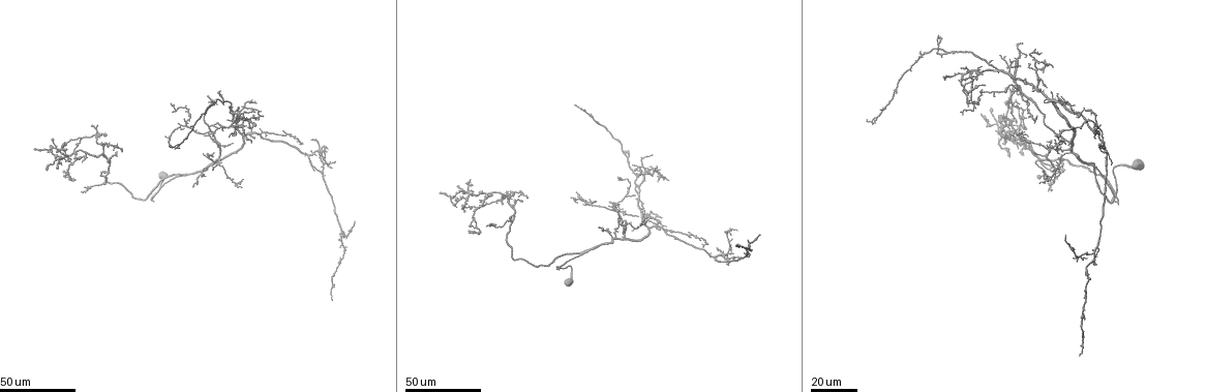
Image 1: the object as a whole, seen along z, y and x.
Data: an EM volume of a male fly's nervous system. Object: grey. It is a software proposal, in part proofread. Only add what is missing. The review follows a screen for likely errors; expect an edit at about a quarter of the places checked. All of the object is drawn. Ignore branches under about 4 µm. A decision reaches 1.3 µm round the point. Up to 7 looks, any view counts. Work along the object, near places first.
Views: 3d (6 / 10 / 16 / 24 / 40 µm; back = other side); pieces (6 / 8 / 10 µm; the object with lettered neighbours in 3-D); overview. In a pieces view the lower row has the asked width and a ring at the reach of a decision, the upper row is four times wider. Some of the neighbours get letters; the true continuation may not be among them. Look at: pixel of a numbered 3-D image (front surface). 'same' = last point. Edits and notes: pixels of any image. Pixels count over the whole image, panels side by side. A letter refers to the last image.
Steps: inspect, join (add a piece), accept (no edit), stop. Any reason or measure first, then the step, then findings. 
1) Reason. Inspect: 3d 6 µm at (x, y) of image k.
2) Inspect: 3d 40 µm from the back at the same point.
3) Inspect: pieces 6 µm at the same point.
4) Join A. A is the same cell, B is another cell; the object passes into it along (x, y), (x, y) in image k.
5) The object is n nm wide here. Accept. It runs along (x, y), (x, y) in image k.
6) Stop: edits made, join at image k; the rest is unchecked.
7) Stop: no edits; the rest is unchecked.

Free end. Inspect: 3d 40 µm at (1014, 128) of image 1.

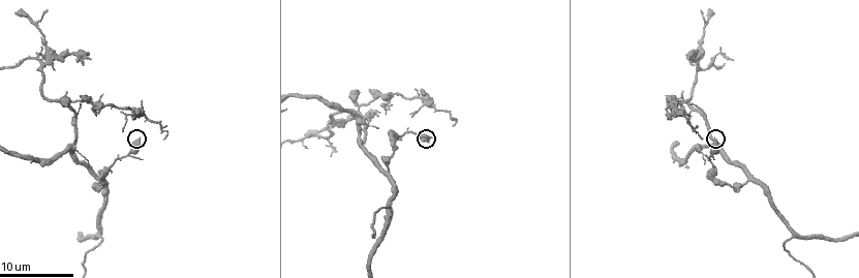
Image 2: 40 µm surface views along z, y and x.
Inspect: pieces 8 µm at (139, 139) of image 2.

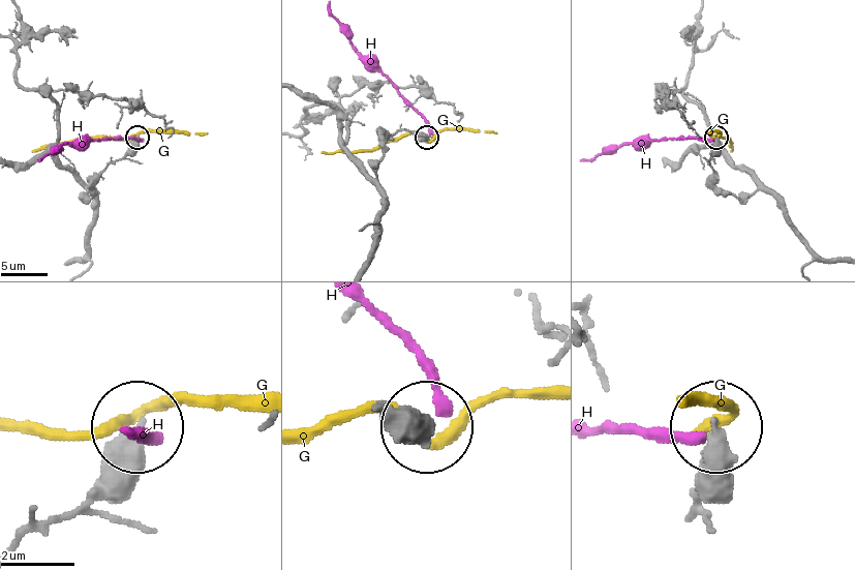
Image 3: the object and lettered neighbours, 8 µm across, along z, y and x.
Accept. G and H are other cells; none of them fits.

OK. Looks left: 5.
Branch stops here. Inspect: 3d 24 µm at (473, 229) of image 1.

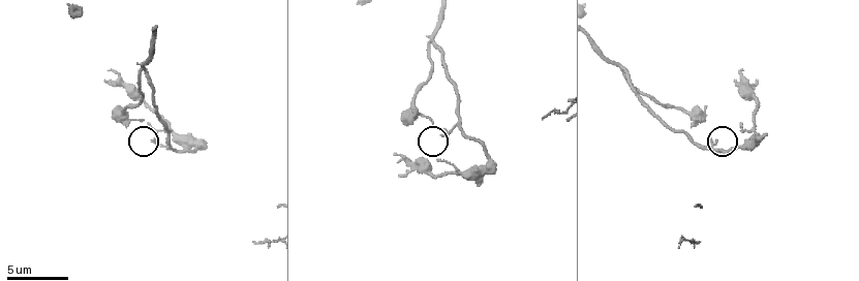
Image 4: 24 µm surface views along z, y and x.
Inspect: pieces 10 µm at (151, 142) of image 4.

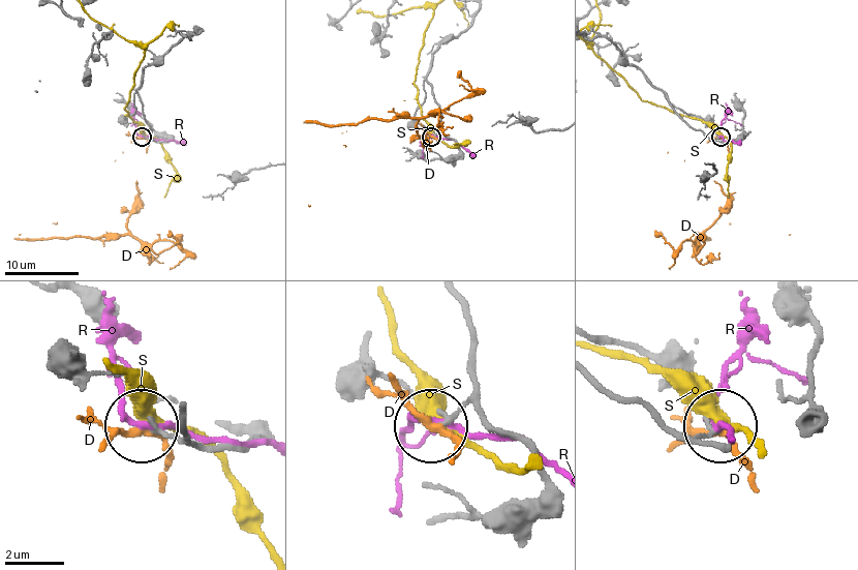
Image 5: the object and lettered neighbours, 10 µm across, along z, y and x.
Accept. D, R and S are other cells; it runs along (183, 408), (183, 432), (176, 438), (142, 423) in image 5; no lettered piece goes on from it.

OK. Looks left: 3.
An open end. Inspect: pieces 10 µm at (15, 12) of image 2.

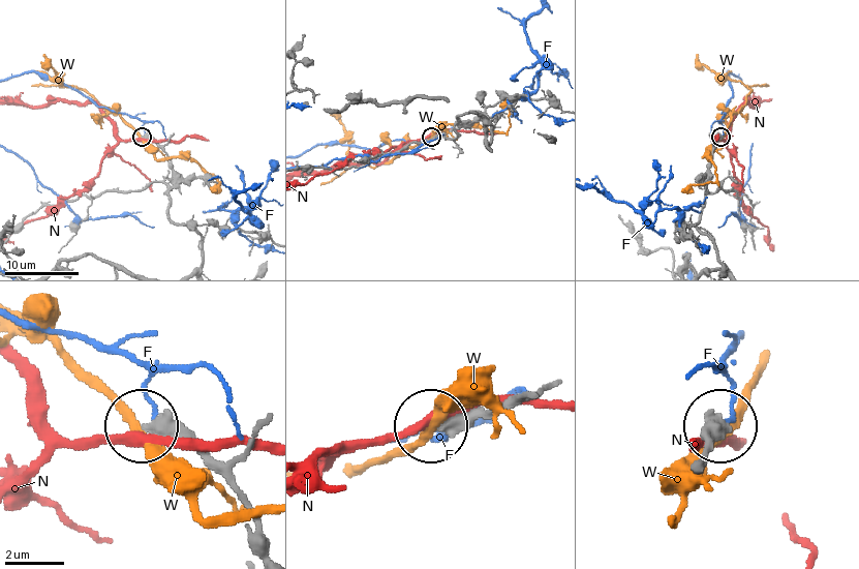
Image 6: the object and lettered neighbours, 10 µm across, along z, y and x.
The object is 450 nm wide here. Accept. F, N and W are other cells; it runs along (525, 393), (432, 425) in image 6; no lettered piece goes on from it.

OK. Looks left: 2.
Branch stops here. Inspect: 3d 40 µm at (264, 117) of image 1.

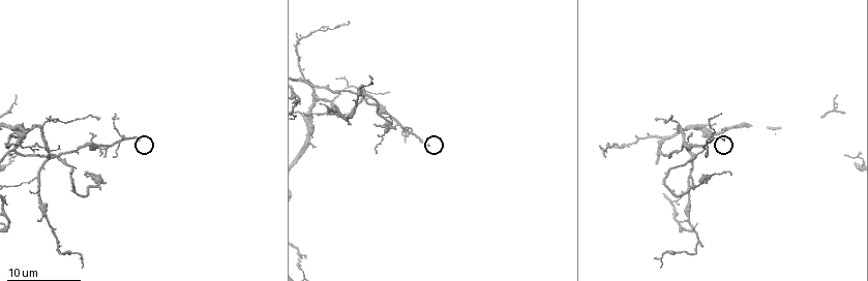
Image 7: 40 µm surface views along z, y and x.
See the neighbours. Inspect: pieces 10 µm at (138, 139) of image 7.

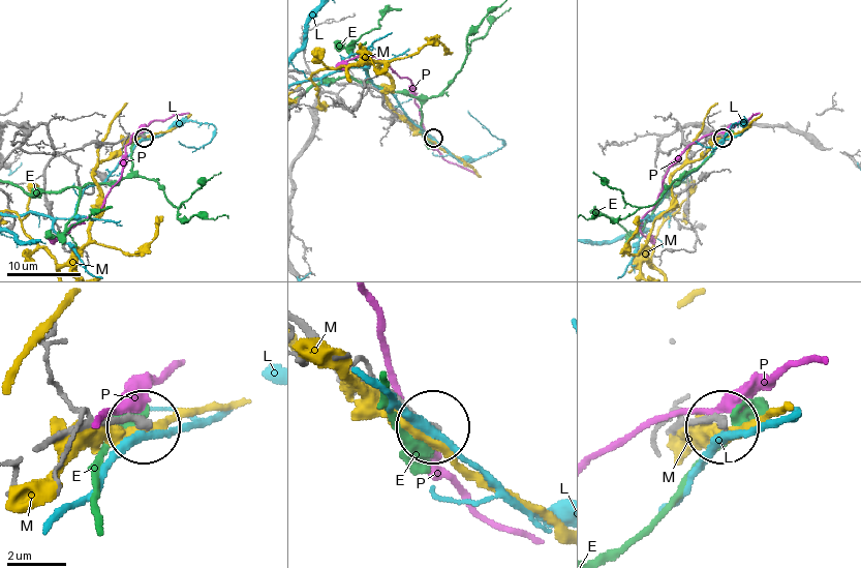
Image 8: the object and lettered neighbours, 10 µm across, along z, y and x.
Accept. E, L, M and P are other cells; no lettered piece goes on from it.

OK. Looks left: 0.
Stop: no edits; the rest is unchecked.

